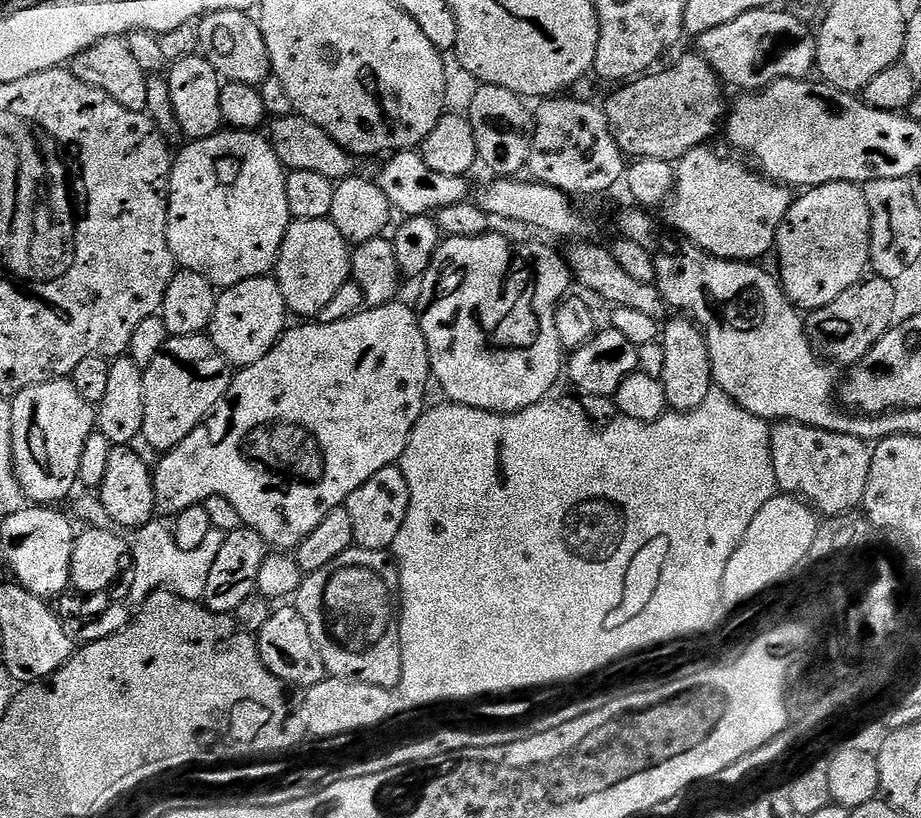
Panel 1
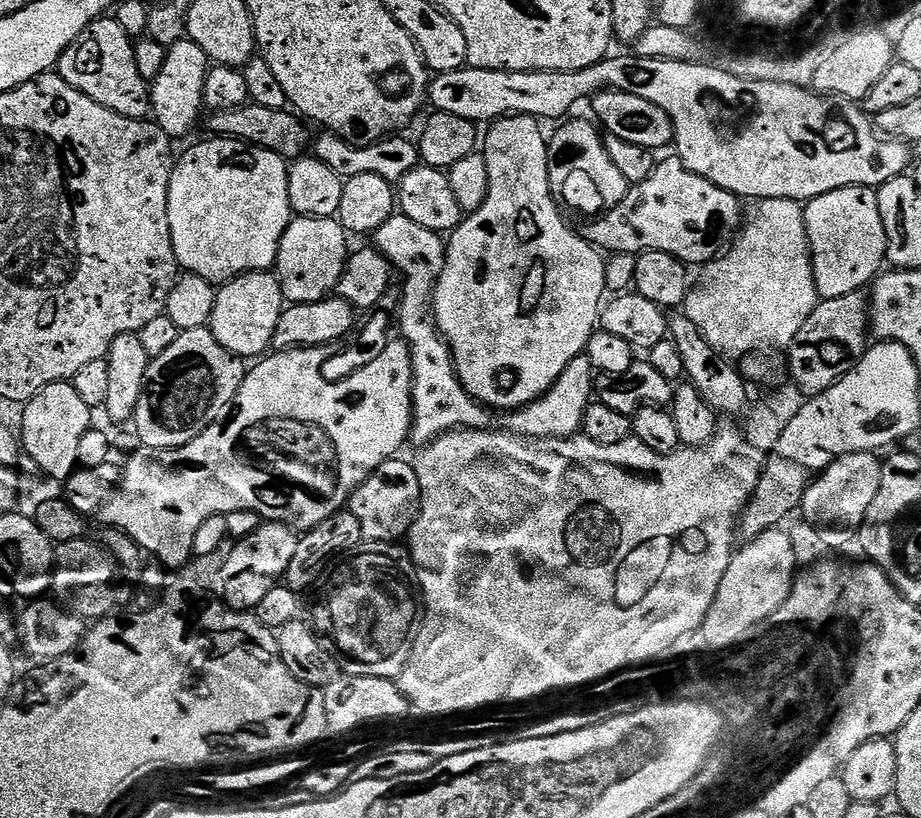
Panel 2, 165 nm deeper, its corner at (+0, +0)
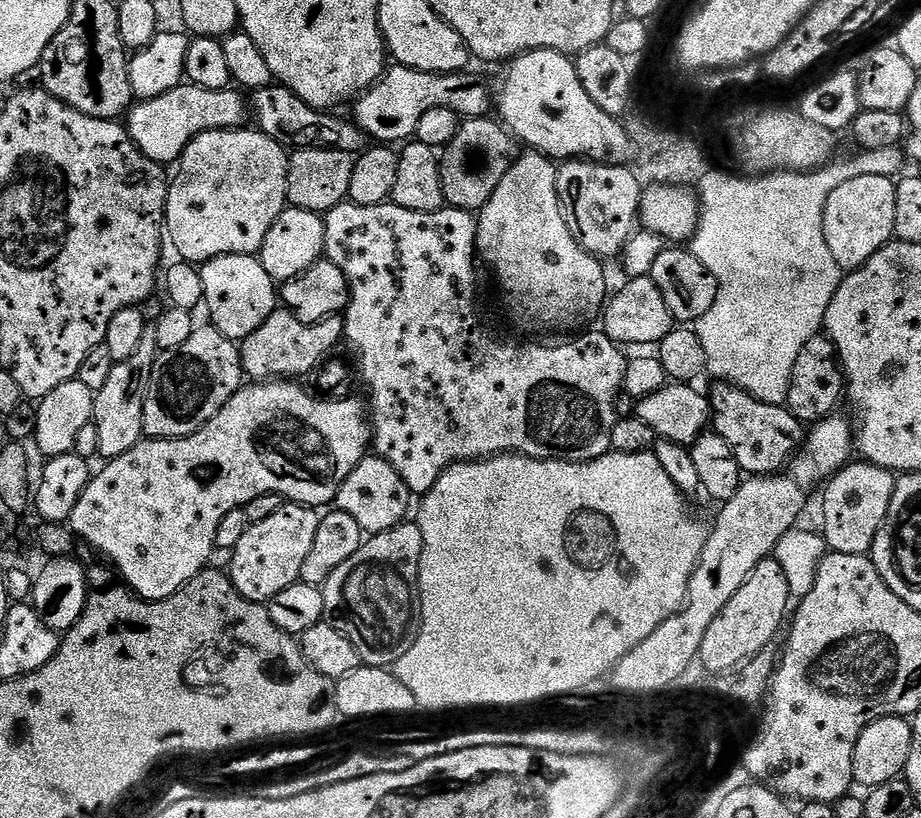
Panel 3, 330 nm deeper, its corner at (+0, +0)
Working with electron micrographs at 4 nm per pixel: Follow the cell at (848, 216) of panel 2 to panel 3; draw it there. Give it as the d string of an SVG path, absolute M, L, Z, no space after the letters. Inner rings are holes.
M866 174L842 182L838 190L830 194L824 211L826 246L834 254L841 270L861 268L882 246L892 243L896 235L894 226L894 198L896 185L892 176Z

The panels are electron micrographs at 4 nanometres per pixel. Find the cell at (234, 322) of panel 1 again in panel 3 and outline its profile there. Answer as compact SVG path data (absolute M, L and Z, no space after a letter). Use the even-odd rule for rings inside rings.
M226 254L199 265L204 287L203 307L208 308L211 327L223 336L243 342L278 308L278 284L266 274L266 266L256 256Z

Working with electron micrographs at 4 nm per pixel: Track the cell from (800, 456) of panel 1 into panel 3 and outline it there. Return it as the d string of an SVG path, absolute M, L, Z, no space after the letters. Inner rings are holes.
M849 462L823 485L824 528L822 535L827 547L842 554L871 553L878 530L890 510L897 477L889 468L867 462Z

